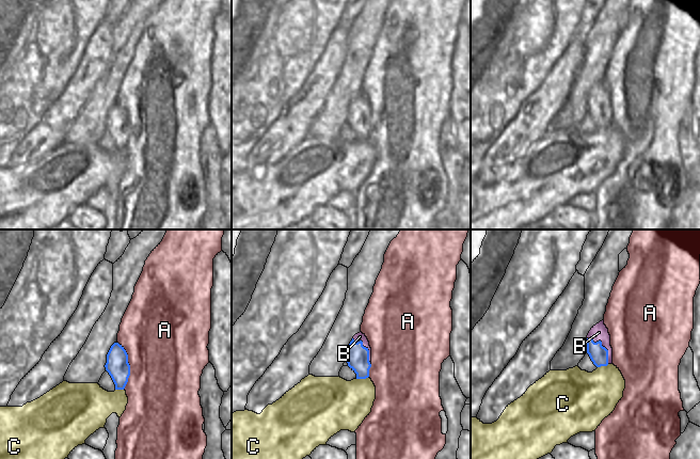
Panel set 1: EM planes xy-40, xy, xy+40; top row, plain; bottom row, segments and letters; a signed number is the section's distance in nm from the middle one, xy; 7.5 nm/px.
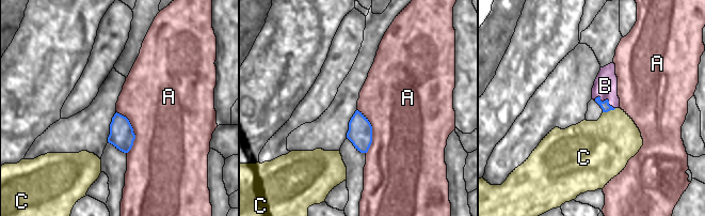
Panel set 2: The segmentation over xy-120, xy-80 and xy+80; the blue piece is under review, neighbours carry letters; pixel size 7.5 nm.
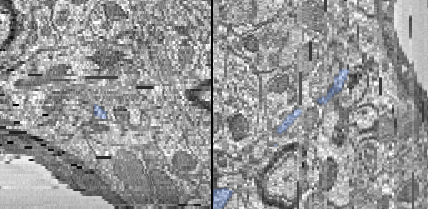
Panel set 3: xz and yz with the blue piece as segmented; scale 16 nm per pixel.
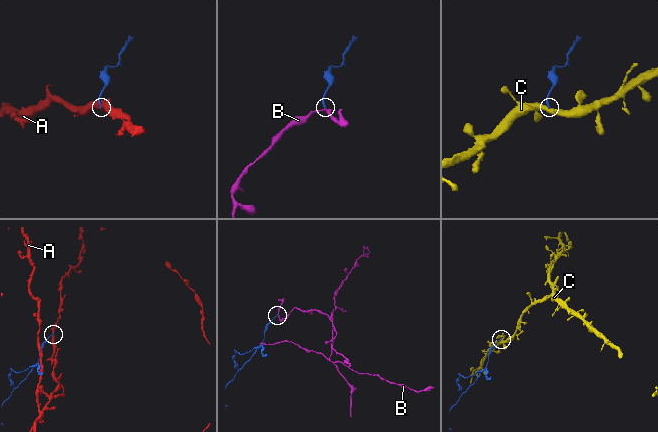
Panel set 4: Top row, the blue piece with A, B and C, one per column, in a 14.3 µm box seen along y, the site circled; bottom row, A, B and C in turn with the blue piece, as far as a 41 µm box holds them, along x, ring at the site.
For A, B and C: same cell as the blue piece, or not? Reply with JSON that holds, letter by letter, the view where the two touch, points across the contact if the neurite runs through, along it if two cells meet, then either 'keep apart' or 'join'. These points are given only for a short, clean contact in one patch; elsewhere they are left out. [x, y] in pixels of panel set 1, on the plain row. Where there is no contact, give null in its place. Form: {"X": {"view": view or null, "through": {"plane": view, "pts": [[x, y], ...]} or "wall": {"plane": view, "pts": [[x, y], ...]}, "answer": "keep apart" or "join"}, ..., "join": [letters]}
{"A": {"view": "xy-40", "answer": "keep apart"}, "B": {"view": "xy+40", "wall": {"plane": "xy+40", "pts": [[587, 98], [601, 103], [607, 111], [608, 124]]}, "answer": "keep apart"}, "C": {"view": "xy", "wall": {"plane": "xy", "pts": [[368, 137], [356, 140]]}, "answer": "keep apart"}, "join": []}

